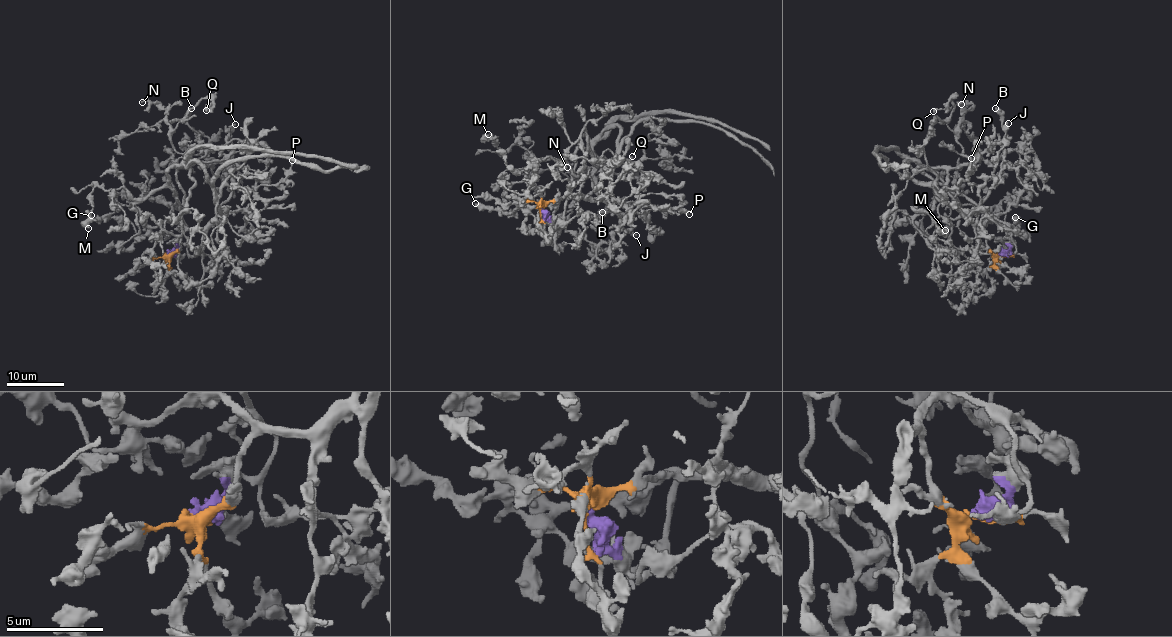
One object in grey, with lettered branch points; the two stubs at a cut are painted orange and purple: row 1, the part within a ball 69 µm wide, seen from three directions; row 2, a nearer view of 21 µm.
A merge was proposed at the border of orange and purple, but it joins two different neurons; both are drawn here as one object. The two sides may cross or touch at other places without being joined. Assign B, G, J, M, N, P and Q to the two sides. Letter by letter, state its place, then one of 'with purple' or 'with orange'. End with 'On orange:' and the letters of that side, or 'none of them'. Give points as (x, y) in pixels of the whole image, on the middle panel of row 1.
B: place (602, 212); with purple
G: place (475, 203); with orange
J: place (636, 235); with orange
M: place (488, 134); with purple
N: place (567, 167); with purple
P: place (689, 214); with orange
Q: place (632, 156); with purple
On orange: G, J, P

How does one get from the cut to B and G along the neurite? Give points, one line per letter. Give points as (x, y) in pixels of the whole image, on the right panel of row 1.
B: (1000, 254), (1015, 242), (1010, 230), (923, 170), (960, 168), (1006, 135), (1002, 113), (995, 107)
G: (1000, 254), (995, 255), (986, 243), (987, 222), (998, 222), (1007, 236), (1014, 219), (1018, 219), (1016, 216)

